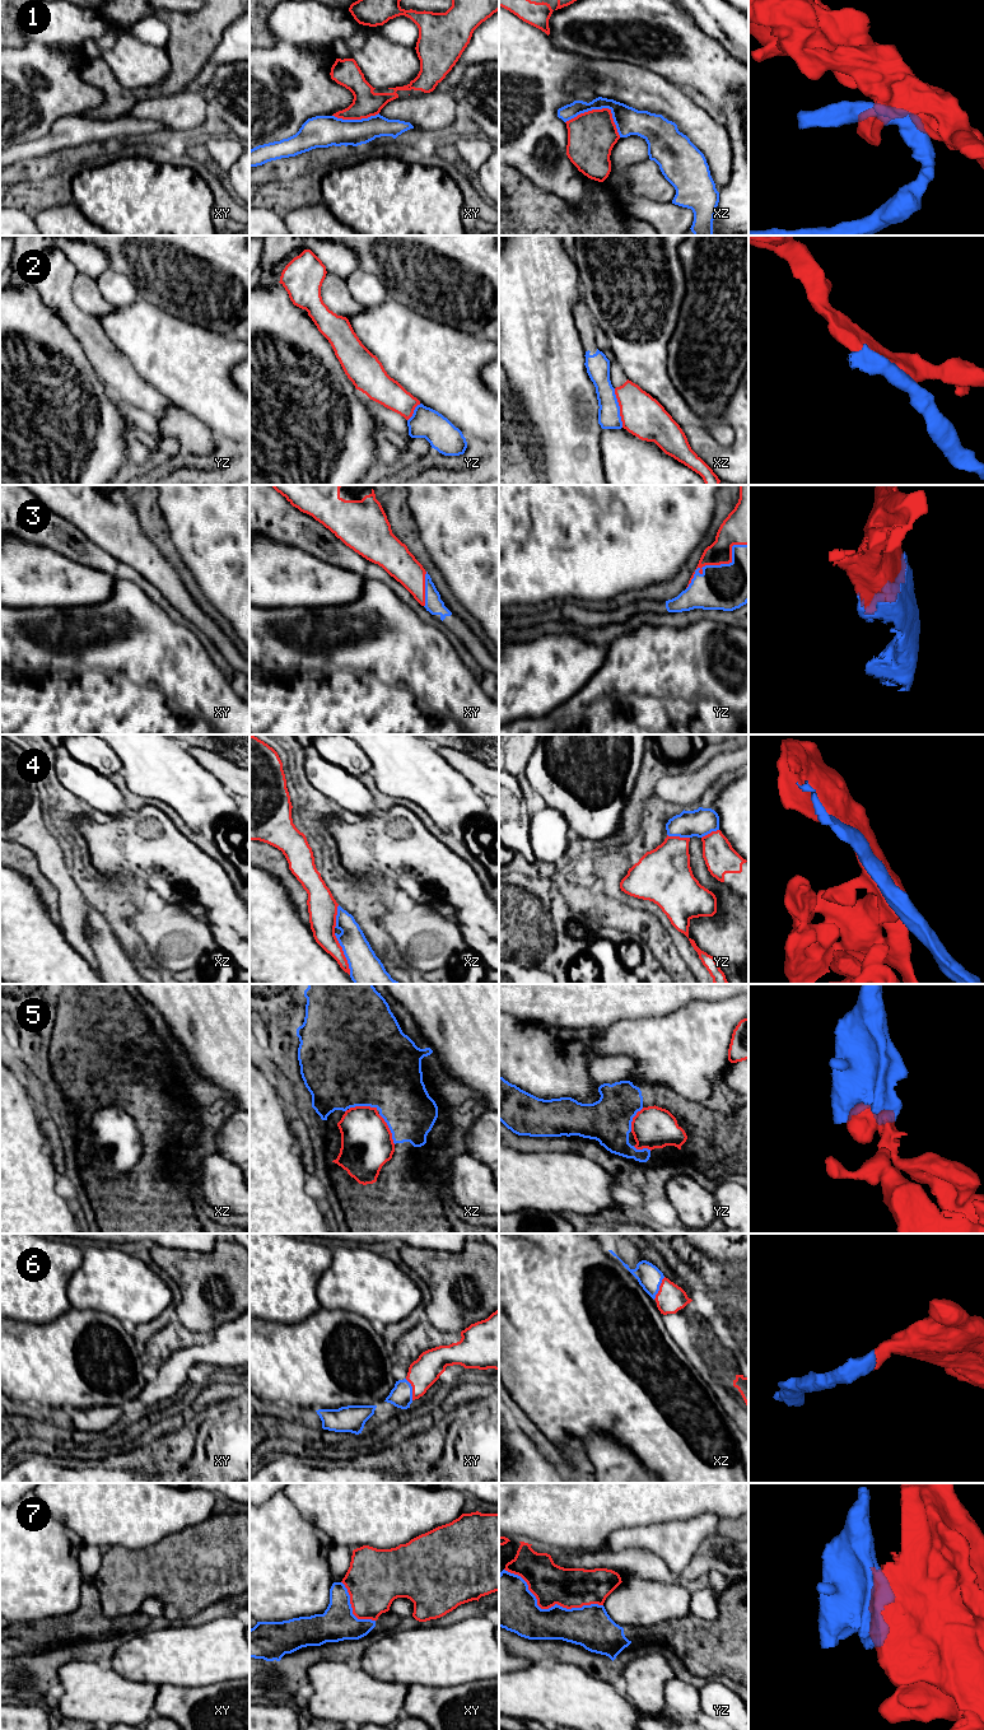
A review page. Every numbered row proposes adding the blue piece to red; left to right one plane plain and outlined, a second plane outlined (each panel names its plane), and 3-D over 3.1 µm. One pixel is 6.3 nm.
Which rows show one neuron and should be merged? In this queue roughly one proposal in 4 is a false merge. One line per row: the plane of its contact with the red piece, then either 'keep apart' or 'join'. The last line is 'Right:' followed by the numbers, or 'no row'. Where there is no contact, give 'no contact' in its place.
1: xz | keep apart
2: xz | keep apart
3: yz | join
4: xz | join
5: xz | keep apart
6: xz | join
7: yz | keep apart
Right: 3, 4, 6

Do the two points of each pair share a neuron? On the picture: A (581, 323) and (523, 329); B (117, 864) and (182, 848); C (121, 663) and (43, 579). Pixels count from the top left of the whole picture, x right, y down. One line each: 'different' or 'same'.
A: different
B: same
C: different

